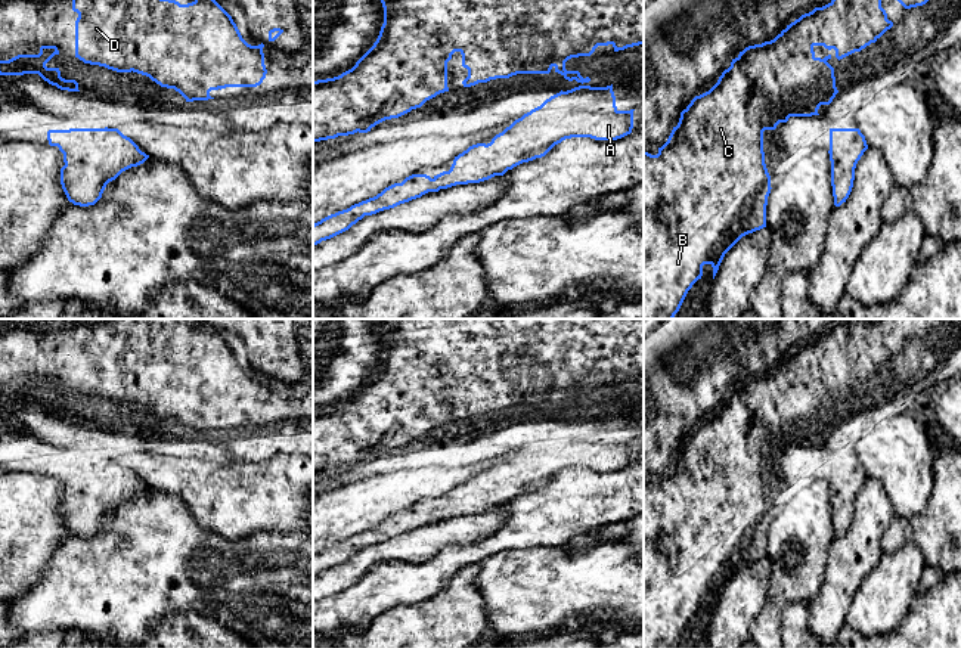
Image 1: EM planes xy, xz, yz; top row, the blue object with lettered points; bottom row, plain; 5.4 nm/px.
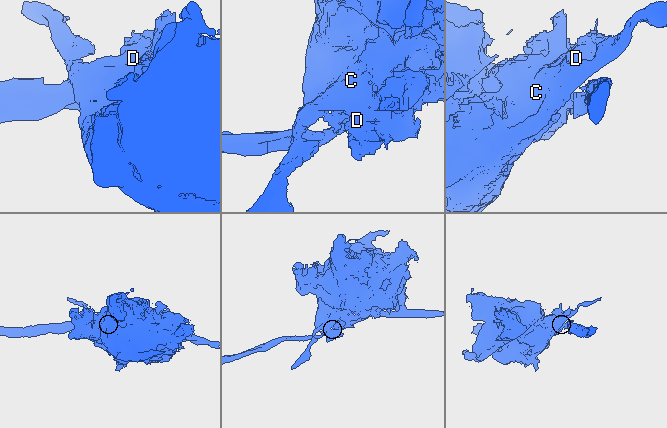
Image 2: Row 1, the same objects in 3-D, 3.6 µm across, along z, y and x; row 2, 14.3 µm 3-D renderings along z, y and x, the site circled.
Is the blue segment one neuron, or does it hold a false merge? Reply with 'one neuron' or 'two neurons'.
two neurons

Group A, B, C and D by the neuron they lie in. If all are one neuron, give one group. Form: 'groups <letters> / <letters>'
groups A / B C D

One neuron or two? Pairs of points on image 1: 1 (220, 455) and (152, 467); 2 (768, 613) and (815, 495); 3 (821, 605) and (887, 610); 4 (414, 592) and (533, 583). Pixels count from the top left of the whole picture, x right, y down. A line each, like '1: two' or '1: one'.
1: two
2: one
3: two
4: two

